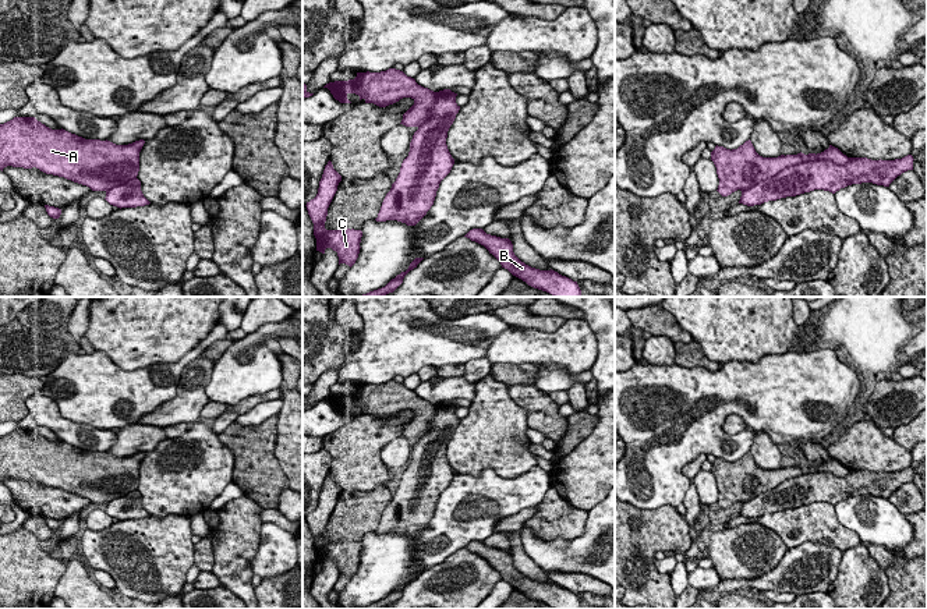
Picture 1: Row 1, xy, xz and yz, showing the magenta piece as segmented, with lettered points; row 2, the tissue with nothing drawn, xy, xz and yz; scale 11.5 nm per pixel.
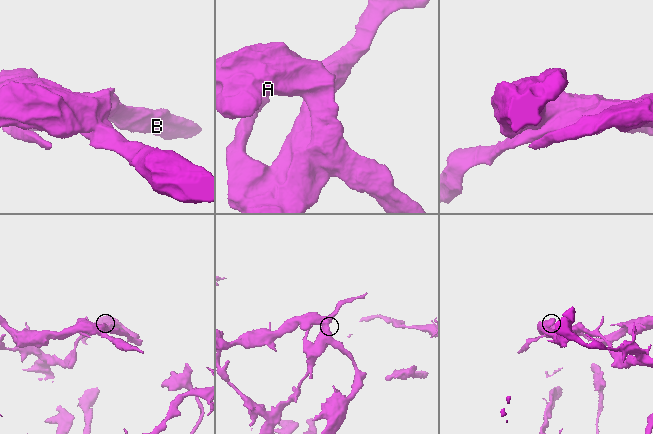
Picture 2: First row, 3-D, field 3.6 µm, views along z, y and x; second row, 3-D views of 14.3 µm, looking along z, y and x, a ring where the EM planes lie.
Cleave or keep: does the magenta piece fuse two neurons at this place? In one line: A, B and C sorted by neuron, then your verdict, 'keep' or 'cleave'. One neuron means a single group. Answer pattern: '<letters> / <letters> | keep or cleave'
A B / C | cleave

